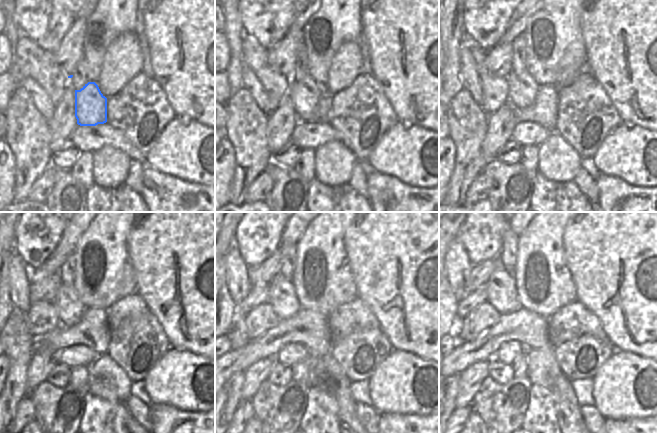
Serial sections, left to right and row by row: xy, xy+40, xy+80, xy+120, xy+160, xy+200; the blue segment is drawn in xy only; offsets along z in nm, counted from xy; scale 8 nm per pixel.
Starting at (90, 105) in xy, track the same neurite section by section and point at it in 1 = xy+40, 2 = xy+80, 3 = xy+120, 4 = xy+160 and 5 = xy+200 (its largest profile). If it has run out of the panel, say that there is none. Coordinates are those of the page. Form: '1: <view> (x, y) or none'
1: xy+40 (304, 92)
2: xy+80 (523, 88)
3: xy+120 (70, 309)
4: xy+160 (282, 297)
5: xy+200 (502, 294)

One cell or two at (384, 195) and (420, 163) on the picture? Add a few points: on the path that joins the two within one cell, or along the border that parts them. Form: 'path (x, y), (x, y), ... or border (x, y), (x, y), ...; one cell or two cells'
border (378, 172), (393, 175), (404, 183), (422, 188); two cells

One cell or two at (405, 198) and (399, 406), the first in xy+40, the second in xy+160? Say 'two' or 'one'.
two

